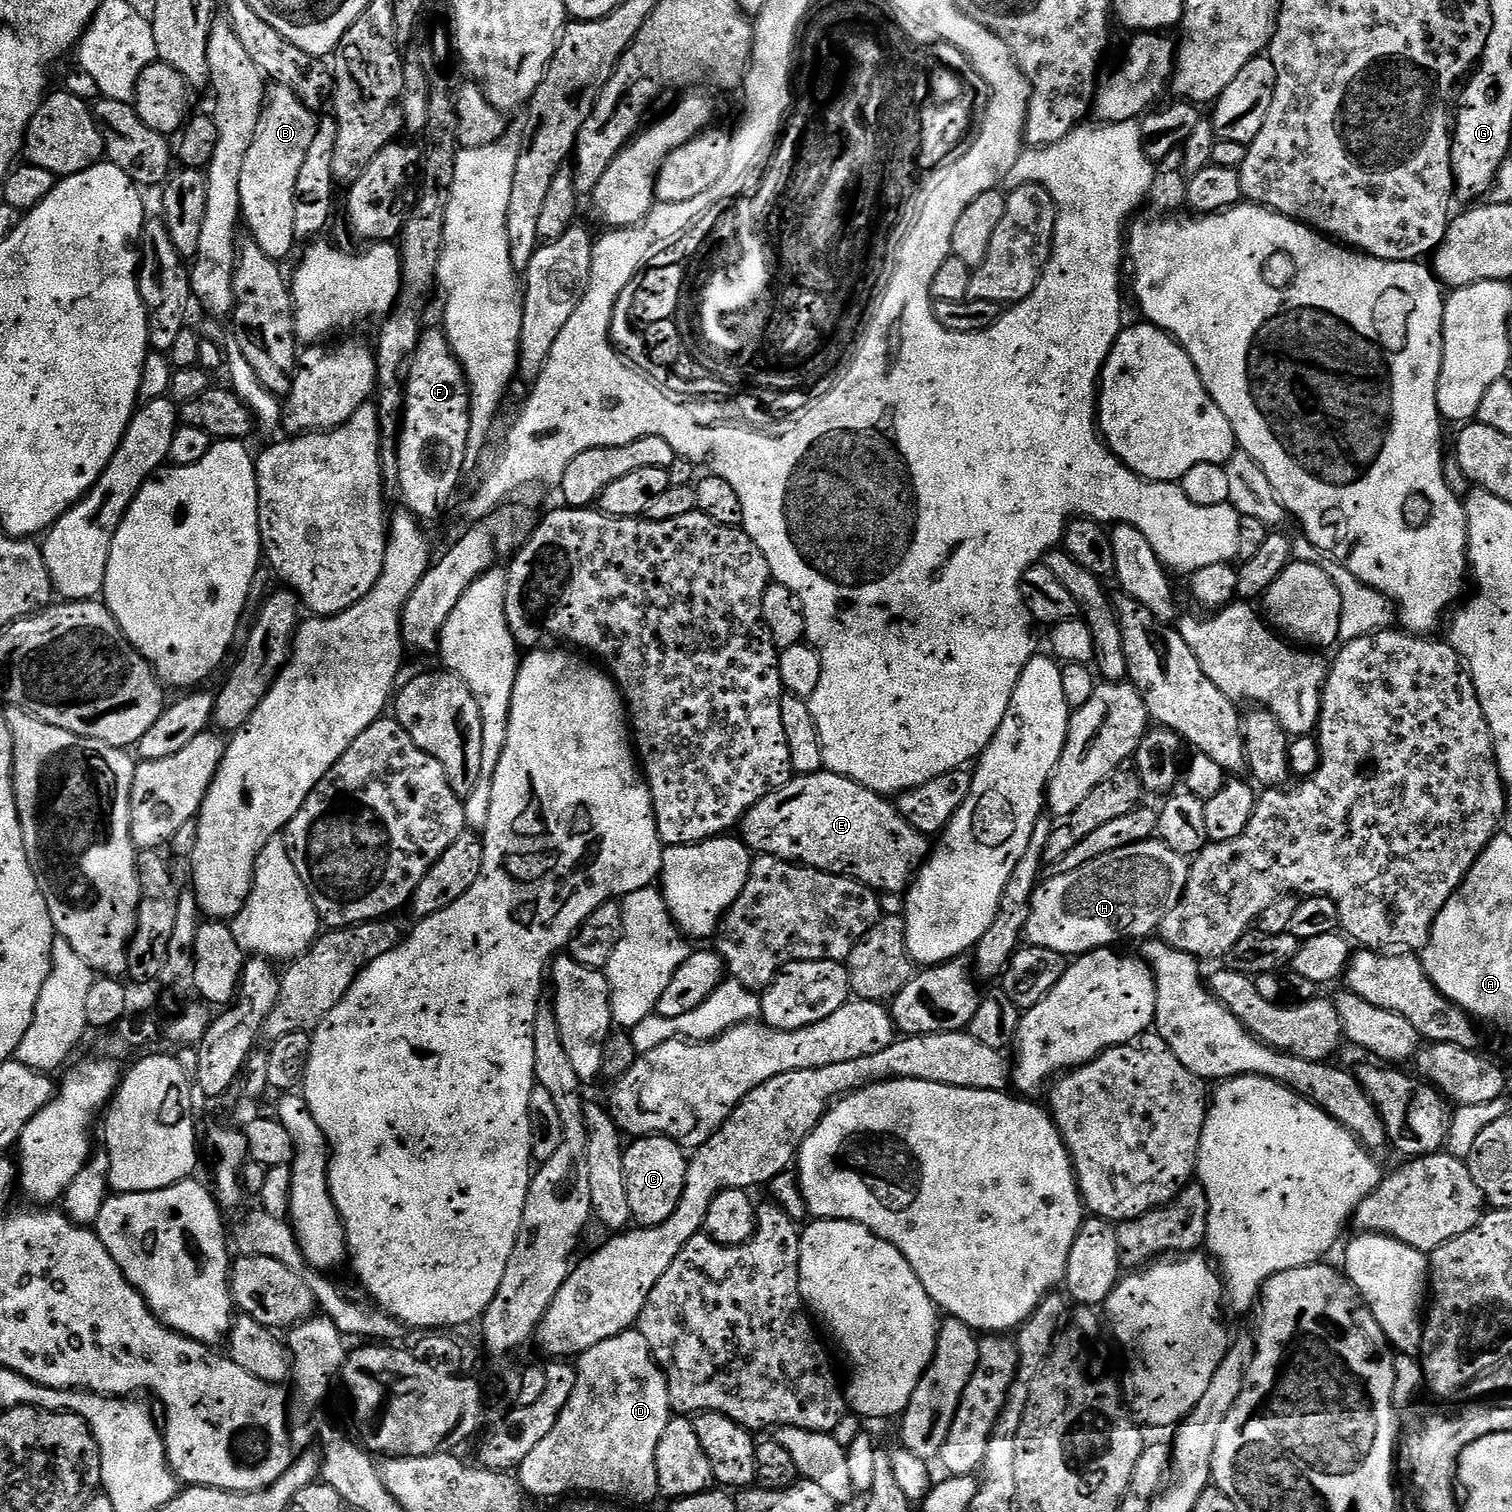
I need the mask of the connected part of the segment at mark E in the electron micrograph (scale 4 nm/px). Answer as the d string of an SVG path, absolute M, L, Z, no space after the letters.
M821 770L809 776L793 775L792 780L786 782L786 786L766 794L766 798L762 798L754 806L750 806L748 813L742 817L738 825L738 836L753 853L773 856L779 860L789 860L791 864L803 864L805 868L817 868L820 872L829 872L835 876L849 876L852 880L857 880L868 888L873 888L878 894L885 894L884 892L907 893L914 879L914 869L924 863L930 852L929 837L914 831L910 822L906 822L906 818L902 818L902 814L896 809L896 805L891 799L885 798L881 793L870 790L850 778L839 776L827 770Z

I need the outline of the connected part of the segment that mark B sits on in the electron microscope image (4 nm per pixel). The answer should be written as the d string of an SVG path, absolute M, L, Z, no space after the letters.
M271 83L265 89L264 110L259 118L255 140L250 146L250 152L242 166L242 177L239 182L240 210L245 227L252 230L251 235L262 252L277 262L283 261L283 256L296 246L294 234L294 190L297 188L299 171L306 158L306 150L317 133L318 120L313 109L293 94L292 91L280 84Z

